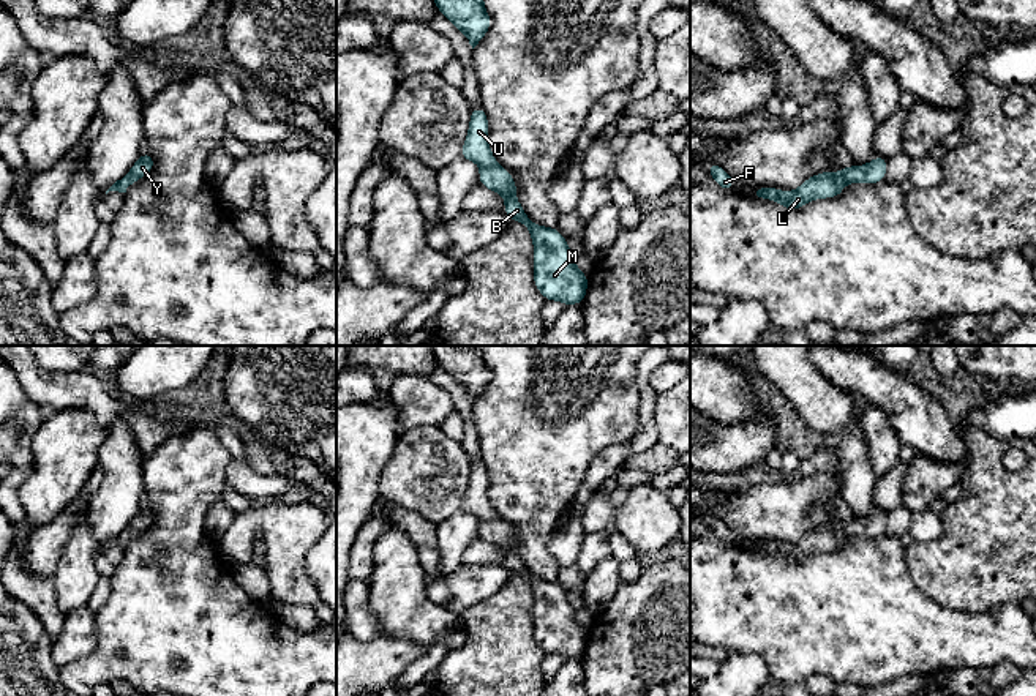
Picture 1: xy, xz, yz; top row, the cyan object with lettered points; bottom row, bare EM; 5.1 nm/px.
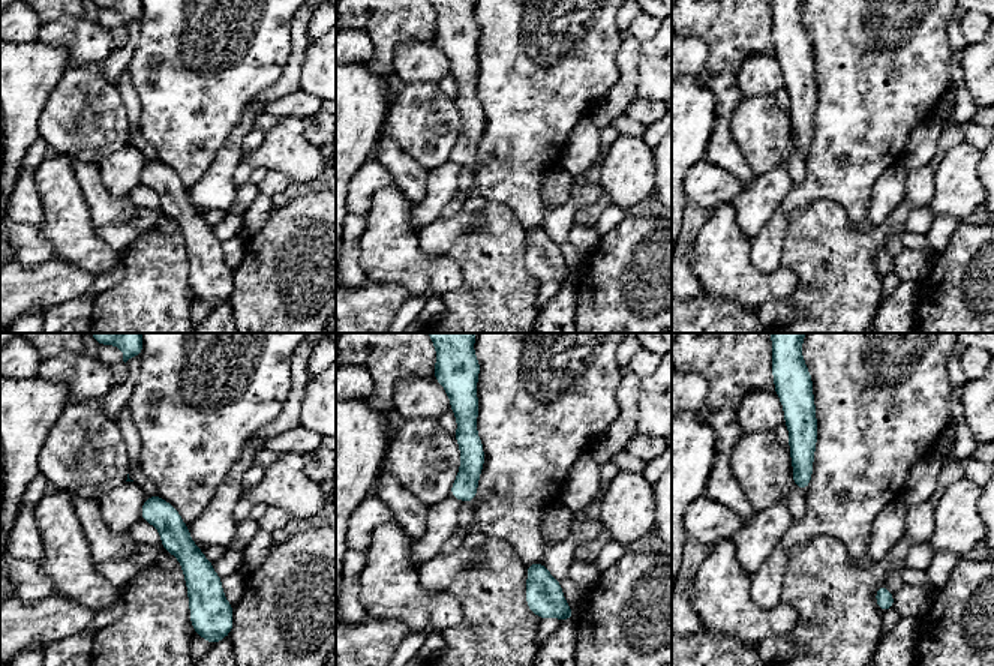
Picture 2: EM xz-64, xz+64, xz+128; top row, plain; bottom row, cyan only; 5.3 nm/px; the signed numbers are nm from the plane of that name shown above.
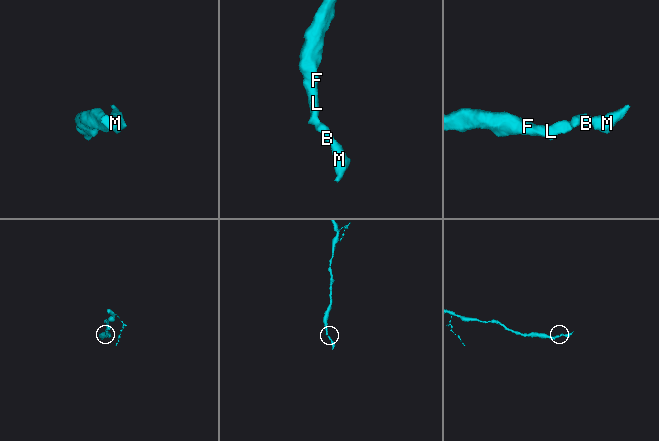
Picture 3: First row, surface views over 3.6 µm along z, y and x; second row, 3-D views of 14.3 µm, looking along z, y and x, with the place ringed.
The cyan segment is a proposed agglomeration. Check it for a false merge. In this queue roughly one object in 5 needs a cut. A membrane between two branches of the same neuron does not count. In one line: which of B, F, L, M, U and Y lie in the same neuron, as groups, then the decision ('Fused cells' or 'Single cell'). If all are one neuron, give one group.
Groups: B F L M U Y. Single cell

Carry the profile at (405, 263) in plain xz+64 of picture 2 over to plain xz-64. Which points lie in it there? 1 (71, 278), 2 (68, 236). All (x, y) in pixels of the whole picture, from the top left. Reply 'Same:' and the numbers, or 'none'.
Same: 2

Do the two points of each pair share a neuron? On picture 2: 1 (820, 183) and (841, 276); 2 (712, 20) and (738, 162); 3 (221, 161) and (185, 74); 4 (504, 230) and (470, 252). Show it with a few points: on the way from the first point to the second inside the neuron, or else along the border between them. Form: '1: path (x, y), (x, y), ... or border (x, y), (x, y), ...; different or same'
1: border (805, 206), (819, 200), (832, 200), (850, 218); different
2: path (723, 56), (723, 126); same
3: border (237, 123), (225, 146), (197, 182); different
4: path (495, 239), (479, 252); same

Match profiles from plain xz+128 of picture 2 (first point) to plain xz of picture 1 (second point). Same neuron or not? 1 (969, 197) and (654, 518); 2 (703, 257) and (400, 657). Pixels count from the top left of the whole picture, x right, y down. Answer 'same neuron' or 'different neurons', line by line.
1: same neuron
2: different neurons

